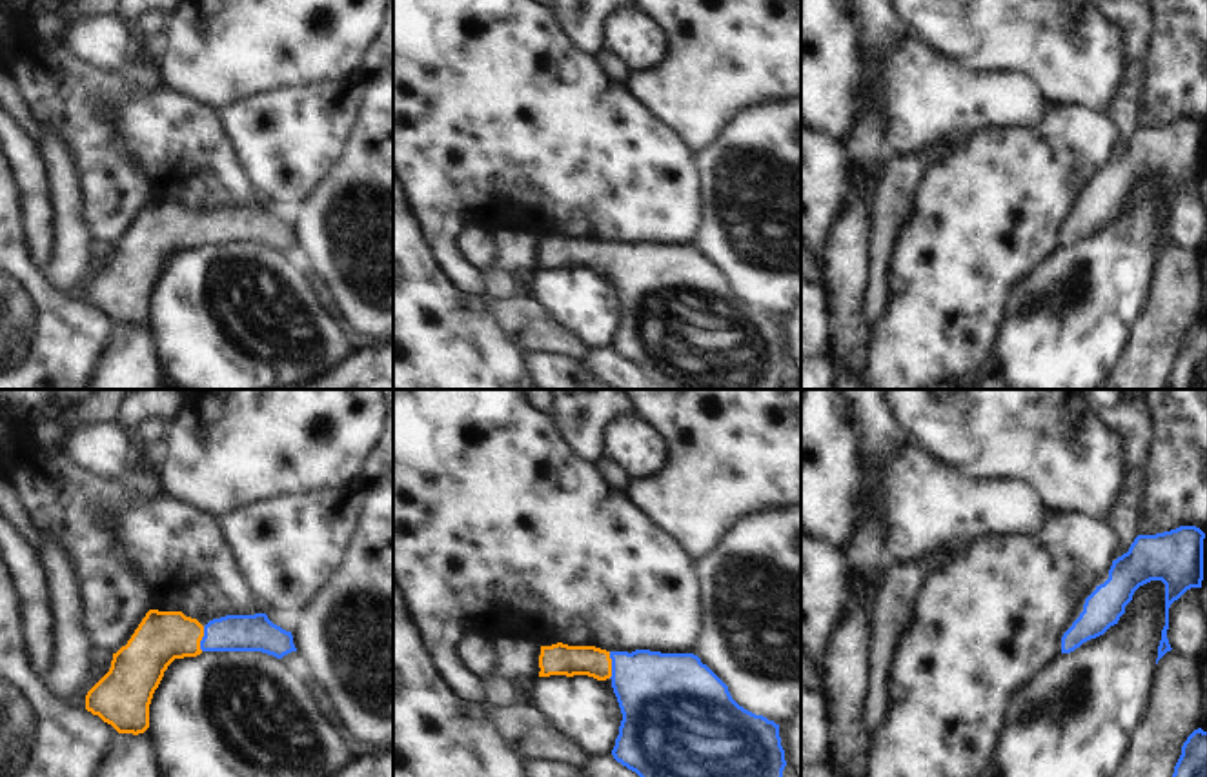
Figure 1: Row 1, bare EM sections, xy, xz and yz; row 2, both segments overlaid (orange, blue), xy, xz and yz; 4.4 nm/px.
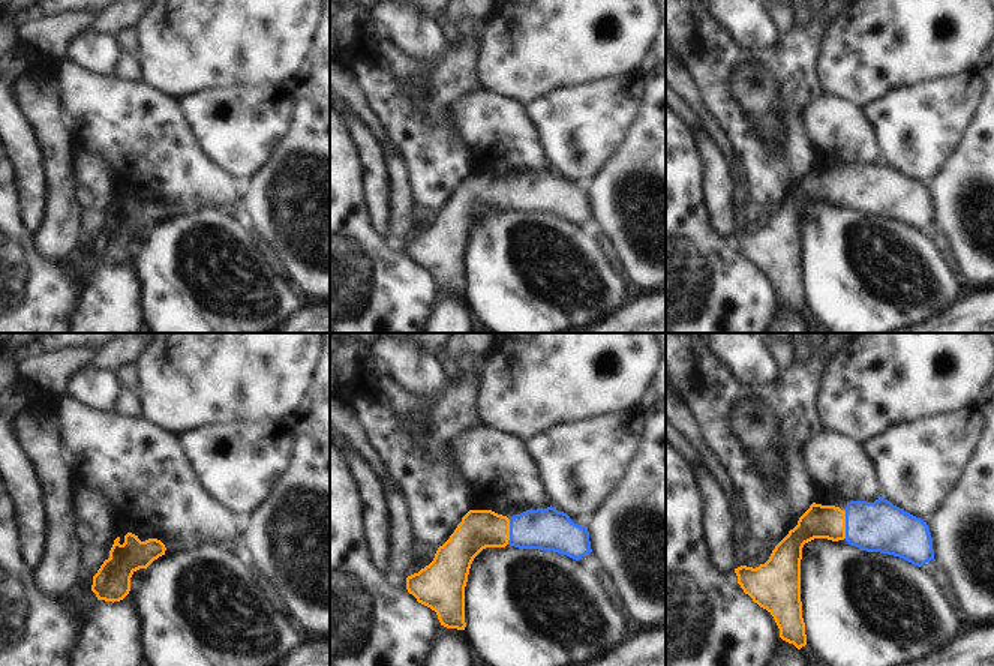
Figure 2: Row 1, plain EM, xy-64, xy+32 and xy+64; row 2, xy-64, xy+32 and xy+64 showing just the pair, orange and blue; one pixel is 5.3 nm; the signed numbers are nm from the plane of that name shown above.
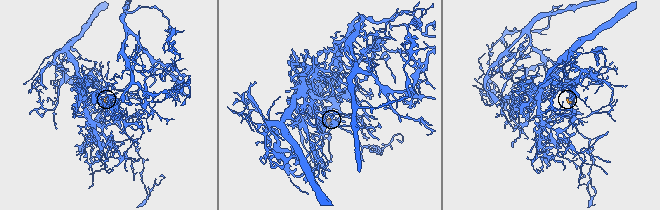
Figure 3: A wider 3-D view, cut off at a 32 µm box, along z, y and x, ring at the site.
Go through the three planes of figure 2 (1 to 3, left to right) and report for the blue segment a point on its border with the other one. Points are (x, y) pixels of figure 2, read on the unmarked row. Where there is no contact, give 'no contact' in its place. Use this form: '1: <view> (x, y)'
1: no contact
2: xy+32 (508, 197)
3: xy+64 (844, 189)

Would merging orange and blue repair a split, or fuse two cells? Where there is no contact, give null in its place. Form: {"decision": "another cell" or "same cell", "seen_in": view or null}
{"decision": "same cell", "seen_in": "xz"}

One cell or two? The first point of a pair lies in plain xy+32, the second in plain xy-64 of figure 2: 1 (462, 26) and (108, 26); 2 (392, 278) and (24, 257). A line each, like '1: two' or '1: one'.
1: two
2: one

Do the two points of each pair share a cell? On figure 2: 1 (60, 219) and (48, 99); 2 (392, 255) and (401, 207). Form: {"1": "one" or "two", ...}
{"1": "one", "2": "two"}

